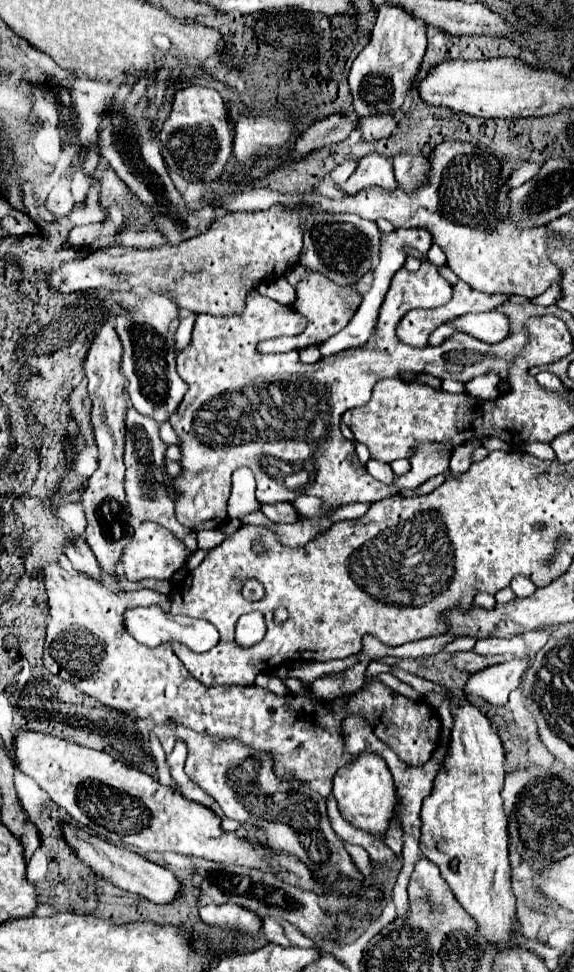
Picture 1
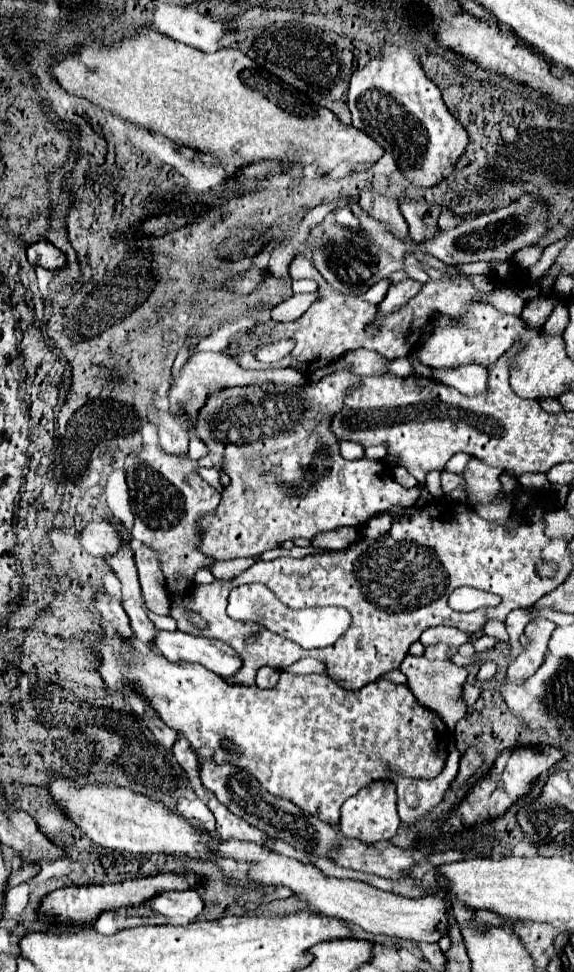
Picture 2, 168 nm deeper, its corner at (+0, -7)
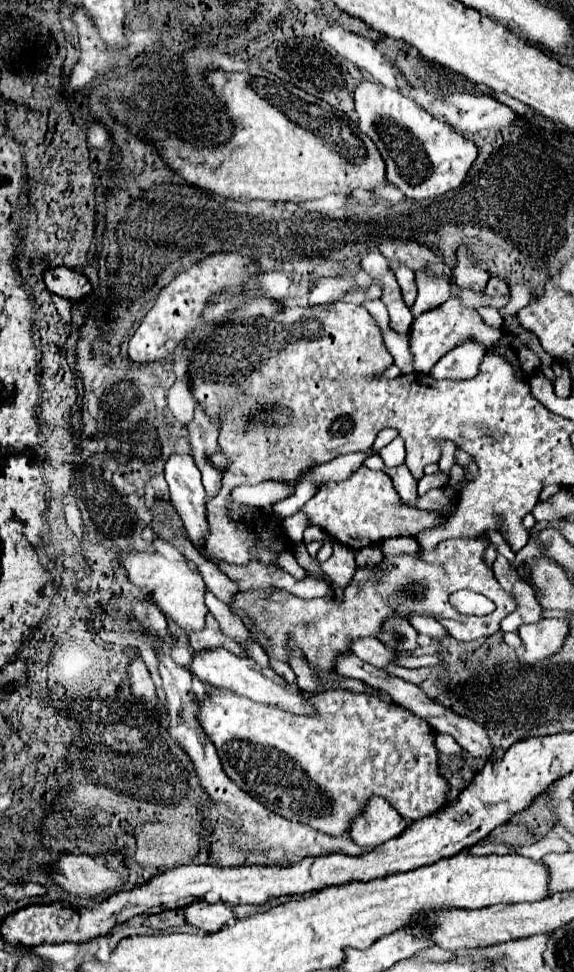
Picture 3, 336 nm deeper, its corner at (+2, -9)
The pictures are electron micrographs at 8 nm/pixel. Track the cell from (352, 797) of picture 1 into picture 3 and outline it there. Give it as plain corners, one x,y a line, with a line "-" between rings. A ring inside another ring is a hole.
373,797
363,815
355,819
349,835
361,847
377,847
393,837
399,837
407,827
407,821
385,803
383,797

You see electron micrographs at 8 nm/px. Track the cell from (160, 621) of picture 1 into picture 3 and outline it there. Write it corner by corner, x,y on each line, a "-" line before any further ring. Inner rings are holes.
211,649
211,651
195,653
191,659
191,673
209,681
211,685
219,689
229,689
241,697
247,697
247,699
253,699
265,705
273,705
277,709
285,709
287,713
293,713
293,715
315,715
317,713
317,709
313,709
313,705
305,701
297,685
283,681
283,677
279,677
269,667
263,669
249,657
237,657
225,649

